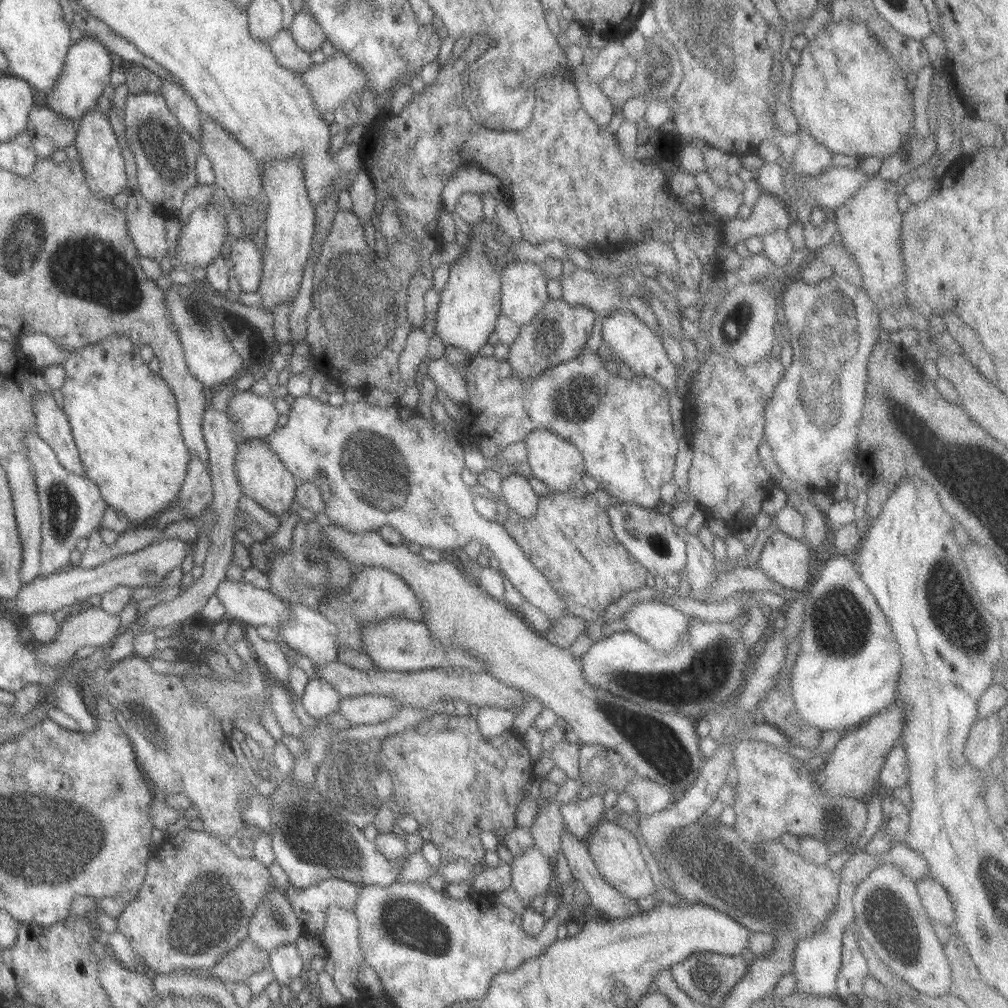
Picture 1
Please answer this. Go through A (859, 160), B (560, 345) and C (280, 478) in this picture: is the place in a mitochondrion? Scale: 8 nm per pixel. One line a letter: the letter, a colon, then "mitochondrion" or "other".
A: other
B: other
C: other

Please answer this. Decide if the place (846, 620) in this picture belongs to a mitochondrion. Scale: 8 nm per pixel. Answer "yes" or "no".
yes

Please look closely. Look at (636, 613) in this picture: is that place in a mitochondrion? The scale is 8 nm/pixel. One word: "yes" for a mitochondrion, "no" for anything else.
no

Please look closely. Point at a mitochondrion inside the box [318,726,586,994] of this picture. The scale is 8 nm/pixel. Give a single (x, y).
(423, 934)

